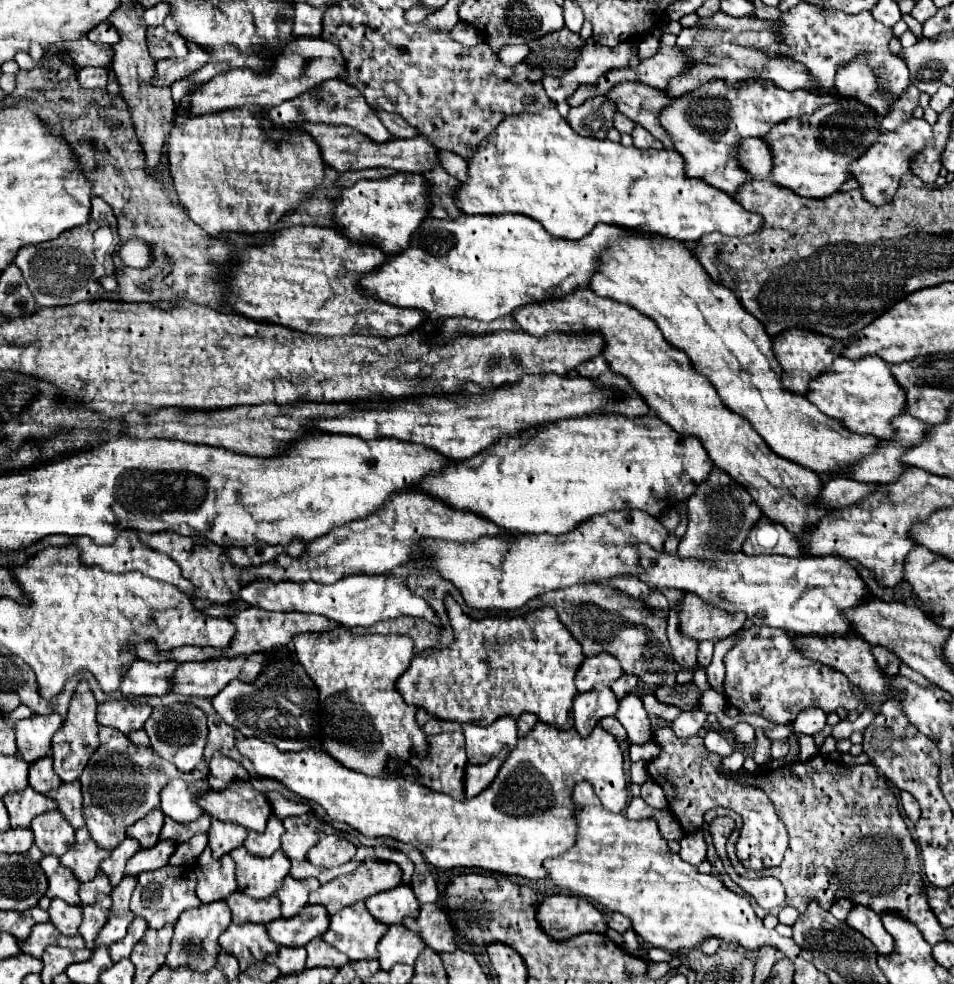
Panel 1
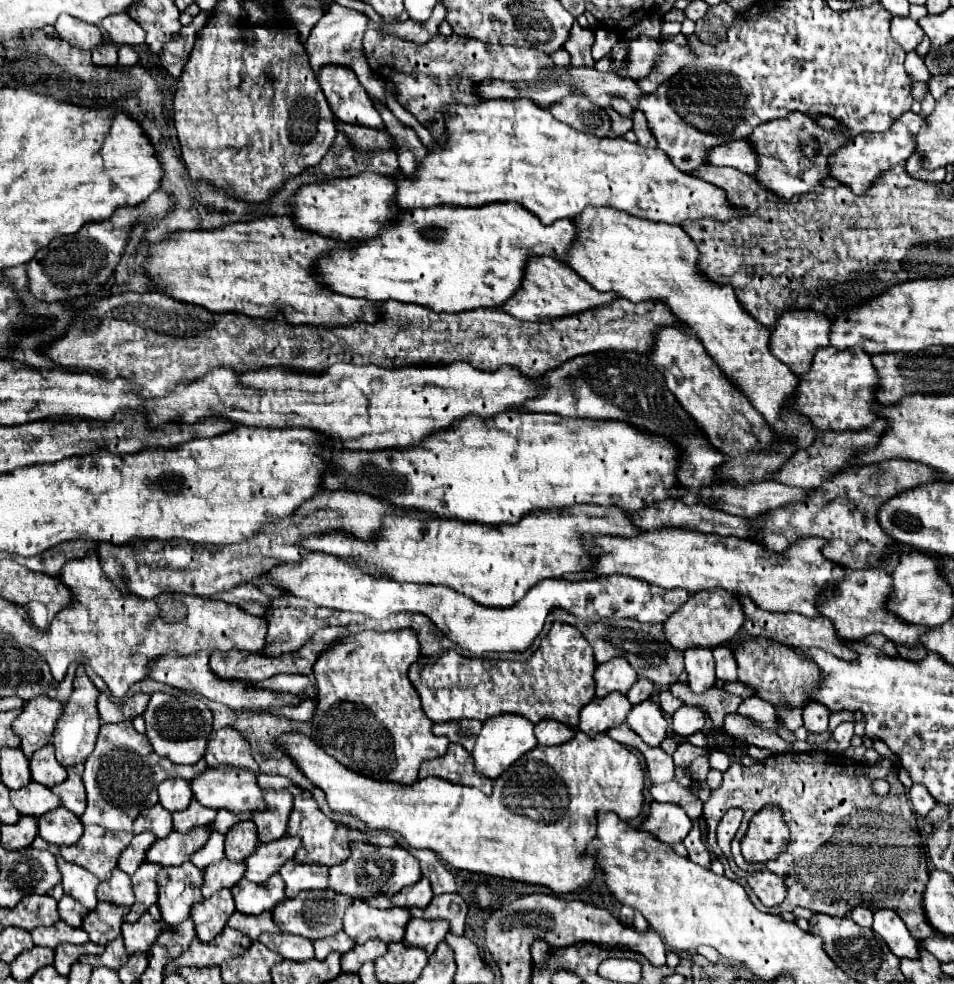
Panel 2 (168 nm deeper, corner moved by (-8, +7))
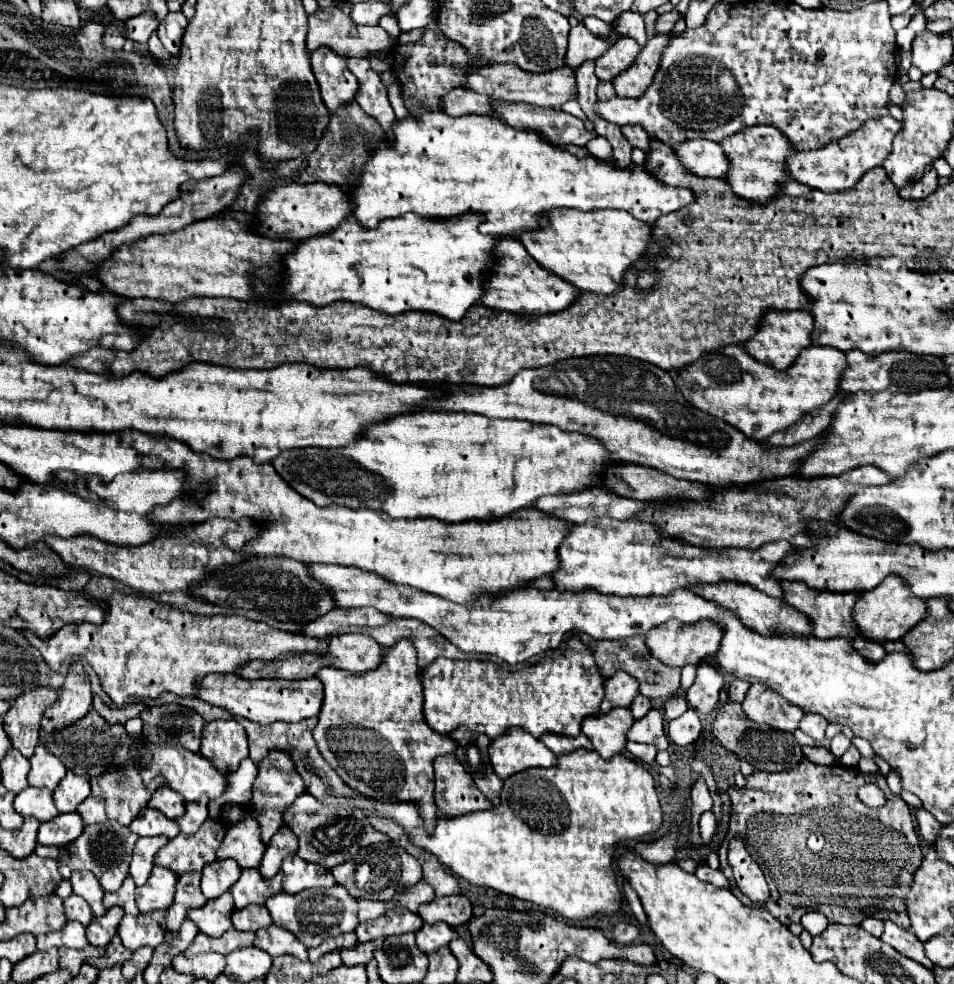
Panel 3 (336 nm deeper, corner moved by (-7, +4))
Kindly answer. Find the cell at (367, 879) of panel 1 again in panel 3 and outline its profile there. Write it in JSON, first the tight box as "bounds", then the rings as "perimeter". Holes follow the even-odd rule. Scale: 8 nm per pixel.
{"bounds":[332,842,422,900],"perimeter":[[[388,842],[388,846],[366,846],[354,858],[332,870],[338,884],[346,886],[356,900],[390,900],[402,888],[410,888],[422,880],[422,866],[414,856],[404,852],[404,848]]]}

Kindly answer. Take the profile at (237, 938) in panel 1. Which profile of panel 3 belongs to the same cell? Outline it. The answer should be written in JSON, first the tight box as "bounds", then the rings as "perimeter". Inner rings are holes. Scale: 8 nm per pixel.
{"bounds":[232,904,272,932],"perimeter":[[[250,904],[250,908],[242,908],[232,914],[232,924],[236,930],[256,932],[260,928],[272,926],[272,918],[264,904]]]}

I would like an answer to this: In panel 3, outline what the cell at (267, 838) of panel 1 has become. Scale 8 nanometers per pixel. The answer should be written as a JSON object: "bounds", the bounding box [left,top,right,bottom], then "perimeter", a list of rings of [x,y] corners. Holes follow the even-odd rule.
{"bounds":[250,752,306,844],"perimeter":[[[272,752],[270,756],[266,756],[266,760],[262,760],[258,764],[258,776],[256,776],[256,782],[252,788],[252,800],[250,800],[250,808],[256,808],[256,810],[250,810],[250,814],[260,824],[264,844],[268,844],[270,838],[274,836],[274,832],[282,826],[284,808],[288,804],[292,804],[304,790],[306,790],[304,780],[296,772],[292,756],[286,756],[286,752]]]}

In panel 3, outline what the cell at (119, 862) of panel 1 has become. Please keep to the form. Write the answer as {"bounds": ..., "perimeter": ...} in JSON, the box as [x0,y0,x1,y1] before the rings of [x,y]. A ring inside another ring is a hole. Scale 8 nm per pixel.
{"bounds":[130,836,168,886],"perimeter":[[[166,836],[138,838],[136,848],[134,848],[134,856],[132,856],[132,864],[130,864],[130,876],[134,878],[136,886],[142,886],[148,880],[148,876],[154,868],[154,856],[166,842],[168,842]]]}

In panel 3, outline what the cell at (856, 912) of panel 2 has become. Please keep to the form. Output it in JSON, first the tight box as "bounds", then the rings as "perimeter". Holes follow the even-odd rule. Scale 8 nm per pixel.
{"bounds":[862,918,882,938],"perimeter":[[[866,918],[864,922],[862,922],[862,928],[866,930],[866,932],[870,932],[872,936],[876,936],[876,938],[880,938],[882,936],[882,920],[878,920],[878,918]]]}

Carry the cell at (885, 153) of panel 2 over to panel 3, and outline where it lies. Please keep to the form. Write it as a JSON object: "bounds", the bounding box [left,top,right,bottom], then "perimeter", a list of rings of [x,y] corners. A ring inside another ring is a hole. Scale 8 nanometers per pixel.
{"bounds":[786,116,902,192],"perimeter":[[[882,116],[878,120],[866,120],[858,132],[852,132],[850,136],[844,136],[842,140],[836,140],[834,144],[826,144],[826,148],[816,148],[808,152],[794,152],[790,160],[786,160],[790,178],[806,184],[810,188],[822,190],[822,192],[842,192],[852,188],[860,176],[864,176],[870,168],[882,166],[882,162],[888,158],[892,148],[892,138],[898,134],[902,124],[890,116]]]}

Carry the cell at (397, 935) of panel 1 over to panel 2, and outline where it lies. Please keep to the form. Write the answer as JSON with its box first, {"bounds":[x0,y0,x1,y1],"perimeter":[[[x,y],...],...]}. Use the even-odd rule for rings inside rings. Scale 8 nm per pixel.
{"bounds":[403,919,449,957],"perimeter":[[[411,919],[407,923],[407,931],[403,937],[405,945],[419,947],[427,951],[427,957],[433,955],[439,941],[445,939],[449,933],[447,921],[429,921],[429,919]]]}

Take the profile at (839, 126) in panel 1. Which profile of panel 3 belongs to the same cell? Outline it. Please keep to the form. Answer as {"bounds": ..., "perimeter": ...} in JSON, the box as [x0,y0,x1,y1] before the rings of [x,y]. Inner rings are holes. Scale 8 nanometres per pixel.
{"bounds":[718,126,794,204],"perimeter":[[[752,126],[744,128],[724,140],[718,142],[730,160],[730,172],[724,180],[730,184],[732,192],[738,198],[766,204],[774,194],[780,192],[780,184],[788,180],[786,158],[794,152],[792,144],[784,134],[780,134],[774,126]]]}

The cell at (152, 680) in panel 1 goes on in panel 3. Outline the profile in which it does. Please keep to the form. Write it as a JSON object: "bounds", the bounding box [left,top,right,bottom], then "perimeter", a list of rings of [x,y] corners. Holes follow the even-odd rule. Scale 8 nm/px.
{"bounds":[198,674,324,724],"perimeter":[[[210,674],[202,680],[198,698],[202,698],[208,704],[222,706],[230,710],[236,716],[248,718],[258,724],[272,724],[272,722],[300,722],[310,716],[318,716],[324,688],[322,682],[312,676],[306,680],[244,680],[238,674]]]}

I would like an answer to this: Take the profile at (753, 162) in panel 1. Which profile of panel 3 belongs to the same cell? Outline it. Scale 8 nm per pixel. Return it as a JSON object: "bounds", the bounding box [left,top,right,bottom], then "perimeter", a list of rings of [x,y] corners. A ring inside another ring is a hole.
{"bounds":[674,140,728,178],"perimeter":[[[684,140],[682,144],[678,144],[678,148],[674,148],[674,154],[678,156],[686,172],[694,176],[722,178],[728,170],[728,160],[722,148],[712,140]]]}

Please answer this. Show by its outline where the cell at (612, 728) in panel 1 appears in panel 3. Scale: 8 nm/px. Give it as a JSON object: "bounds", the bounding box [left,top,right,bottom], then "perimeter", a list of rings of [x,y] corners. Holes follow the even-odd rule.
{"bounds":[626,742,656,764],"perimeter":[[[628,742],[628,744],[626,744],[626,750],[628,750],[634,758],[638,758],[640,762],[644,762],[644,764],[652,764],[654,758],[656,758],[656,748],[650,746],[650,744]]]}

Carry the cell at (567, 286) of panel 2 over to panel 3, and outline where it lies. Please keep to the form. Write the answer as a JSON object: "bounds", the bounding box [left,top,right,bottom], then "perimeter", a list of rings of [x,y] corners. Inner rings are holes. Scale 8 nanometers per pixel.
{"bounds":[482,236,578,316],"perimeter":[[[504,236],[494,246],[494,268],[490,270],[490,280],[486,280],[486,292],[482,294],[482,304],[494,310],[514,312],[518,316],[524,314],[554,314],[570,306],[578,296],[578,290],[570,286],[566,280],[558,278],[552,272],[546,272],[516,240],[514,236]]]}

